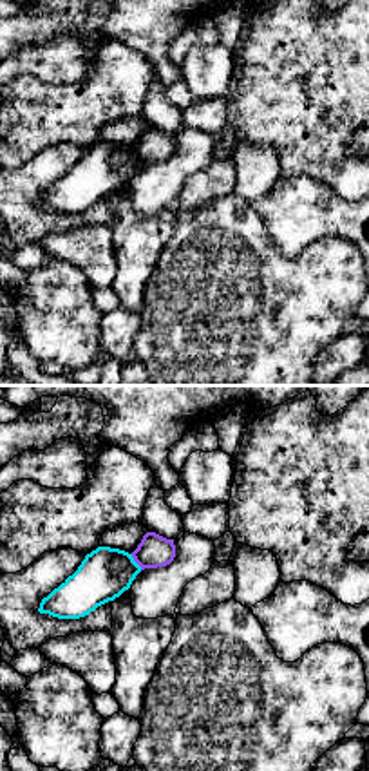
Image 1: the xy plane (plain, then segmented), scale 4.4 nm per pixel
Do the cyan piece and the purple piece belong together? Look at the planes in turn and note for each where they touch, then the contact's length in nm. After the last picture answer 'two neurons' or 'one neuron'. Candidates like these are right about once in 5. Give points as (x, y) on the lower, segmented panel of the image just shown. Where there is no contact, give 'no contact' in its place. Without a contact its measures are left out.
meets cyan at (134, 561); contact 90 nm long

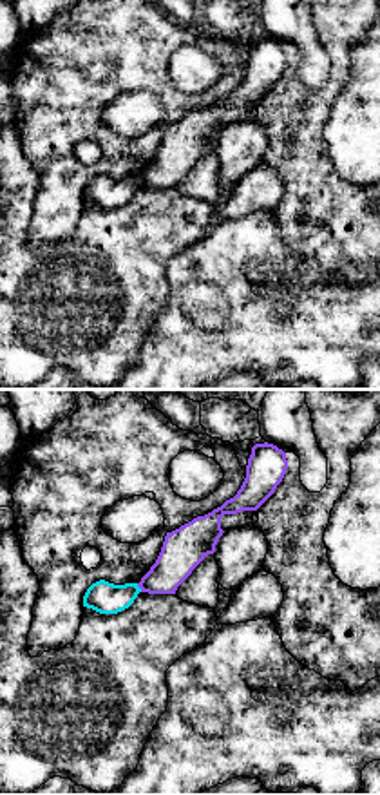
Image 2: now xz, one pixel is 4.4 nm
meets cyan at (138, 587); contact 50 nm long

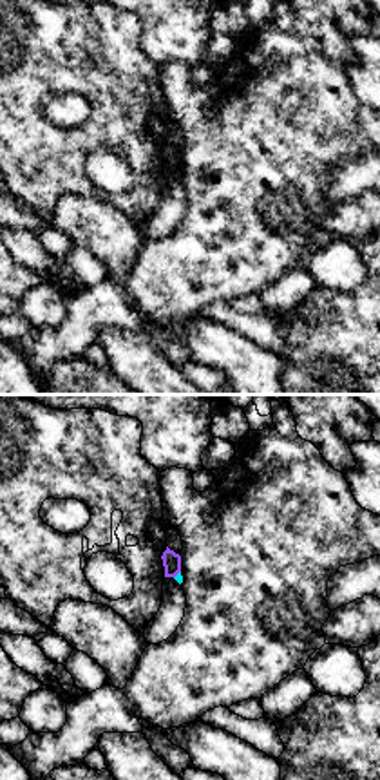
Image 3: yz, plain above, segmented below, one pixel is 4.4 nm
meets cyan at (178, 574); contact 50 nm long

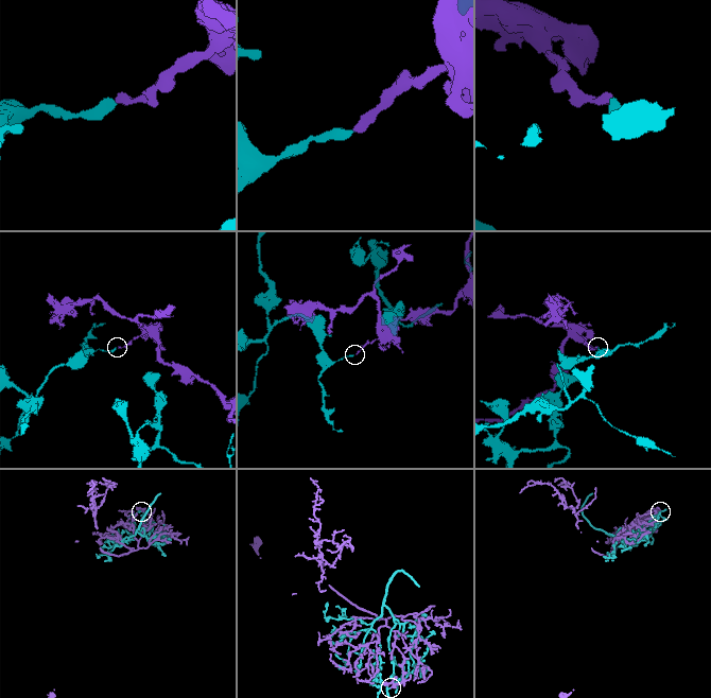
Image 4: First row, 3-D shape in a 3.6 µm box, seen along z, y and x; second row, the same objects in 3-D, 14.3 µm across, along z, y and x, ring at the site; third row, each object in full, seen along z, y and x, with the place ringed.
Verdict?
two neurons

